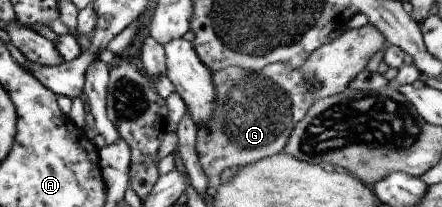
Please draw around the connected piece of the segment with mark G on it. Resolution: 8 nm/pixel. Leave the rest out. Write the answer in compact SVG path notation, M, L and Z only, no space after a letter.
M367 23L357 29L351 24L337 39L319 47L299 69L293 69L285 63L272 63L266 65L261 72L247 71L241 67L231 66L212 73L213 85L215 85L215 93L217 93L215 111L207 123L199 125L196 145L197 157L203 173L209 179L209 186L219 187L219 179L225 169L257 163L264 157L271 157L283 152L289 135L295 129L295 125L305 117L309 107L318 99L343 93L345 89L349 88L349 83L365 69L373 55L382 51L385 43L387 43L385 35L375 25Z

